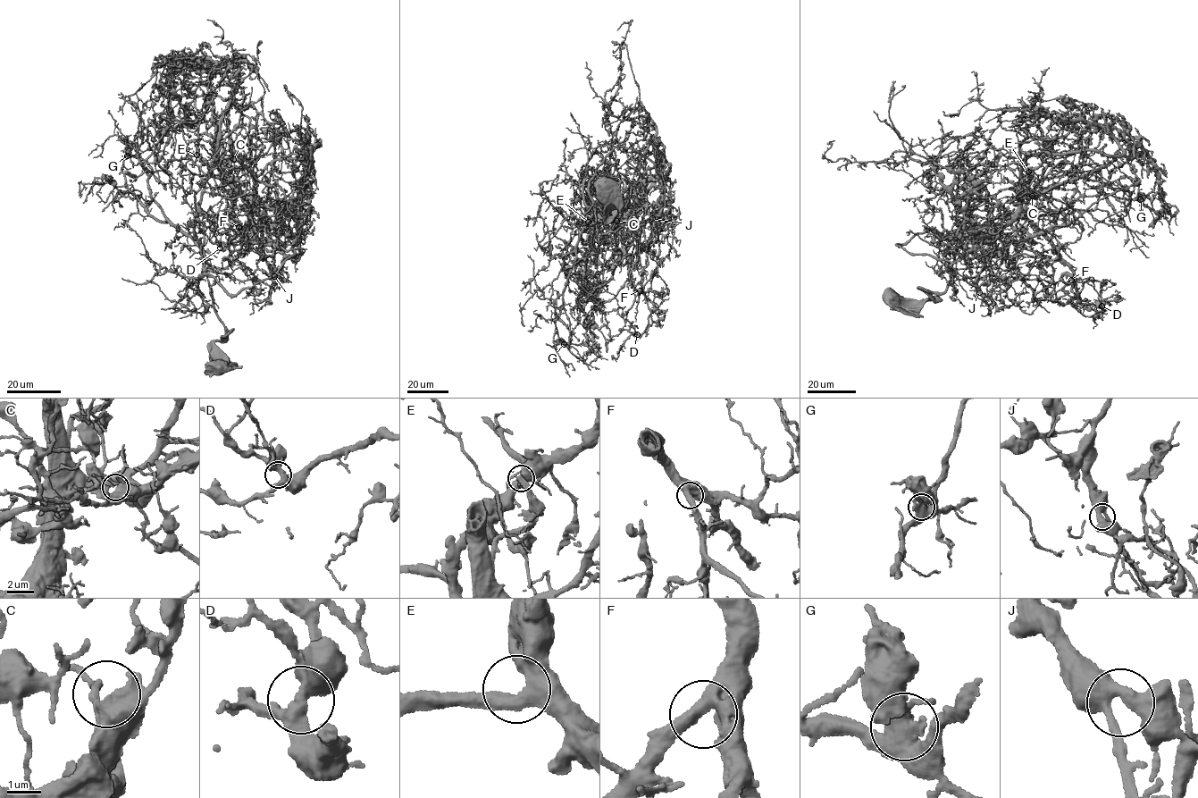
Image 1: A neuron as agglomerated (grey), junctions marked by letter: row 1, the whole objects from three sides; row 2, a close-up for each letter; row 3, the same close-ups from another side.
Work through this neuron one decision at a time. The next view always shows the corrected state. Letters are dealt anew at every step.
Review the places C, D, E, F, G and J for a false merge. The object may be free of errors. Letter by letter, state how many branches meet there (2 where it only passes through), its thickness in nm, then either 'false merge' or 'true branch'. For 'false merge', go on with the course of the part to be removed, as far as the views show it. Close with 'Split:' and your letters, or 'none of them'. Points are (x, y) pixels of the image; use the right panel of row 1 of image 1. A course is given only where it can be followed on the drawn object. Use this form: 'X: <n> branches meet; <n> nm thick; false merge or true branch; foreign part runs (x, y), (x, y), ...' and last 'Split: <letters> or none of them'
C: 3 branches meet; 440 nm thick; true branch
D: 3 branches meet; 440 nm thick; true branch
E: 3 branches meet; 420 nm thick; true branch
F: 3 branches meet; 440 nm thick; true branch
G: 3 branches meet; 420 nm thick; false merge; foreign part runs (1141, 199), (1078, 197), (958, 239), (929, 230), (897, 244), (959, 260), (973, 246), (967, 197), (992, 171)
J: 3 branches meet; 400 nm thick; true branch
Split: G

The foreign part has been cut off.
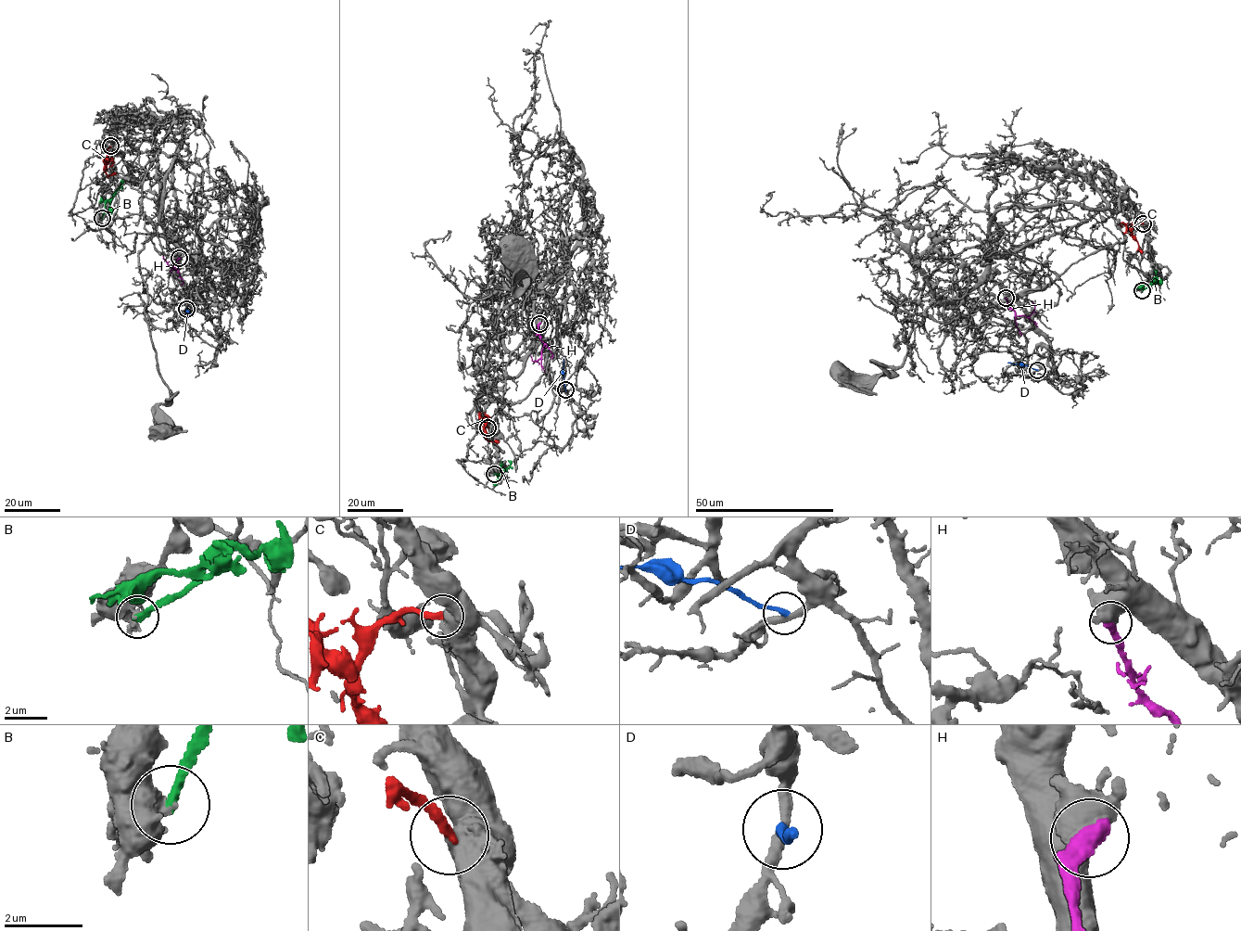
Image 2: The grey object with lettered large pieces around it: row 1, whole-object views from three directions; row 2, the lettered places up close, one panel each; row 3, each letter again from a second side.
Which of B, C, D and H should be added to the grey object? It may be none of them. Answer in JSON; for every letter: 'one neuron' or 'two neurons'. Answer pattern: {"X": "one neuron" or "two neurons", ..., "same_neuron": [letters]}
{"B": "two neurons", "C": "one neuron", "D": "two neurons", "H": "two neurons", "same_neuron": ["C"]}

